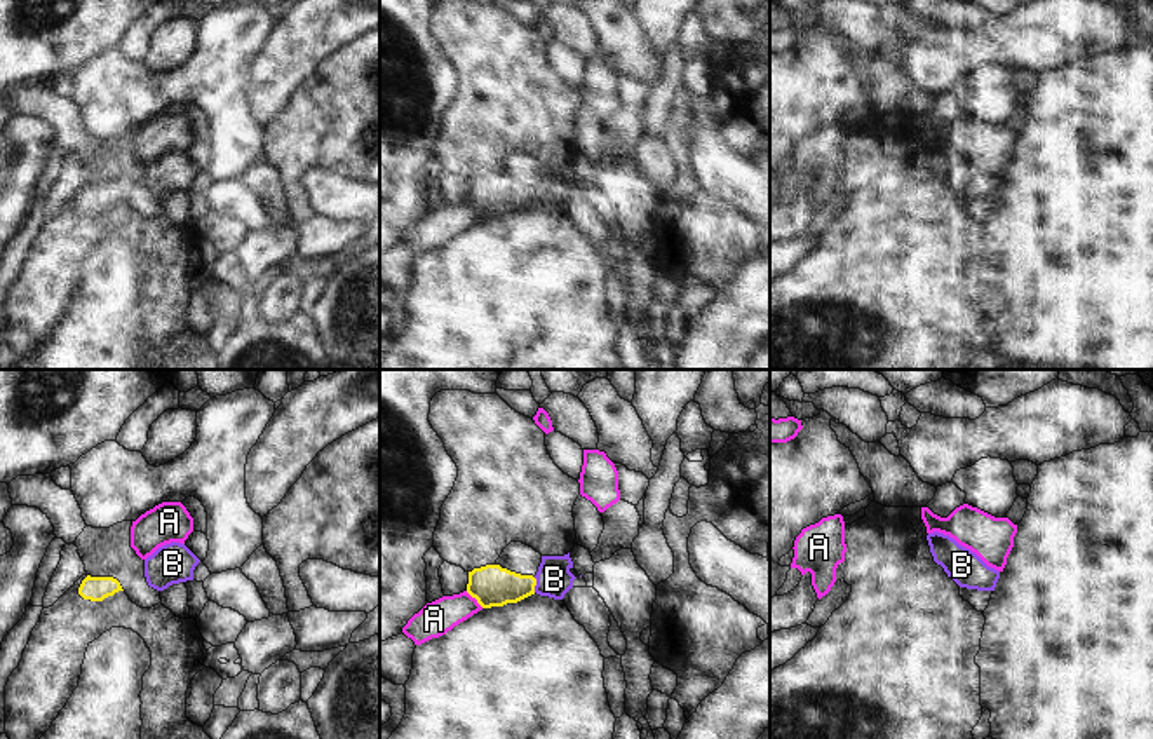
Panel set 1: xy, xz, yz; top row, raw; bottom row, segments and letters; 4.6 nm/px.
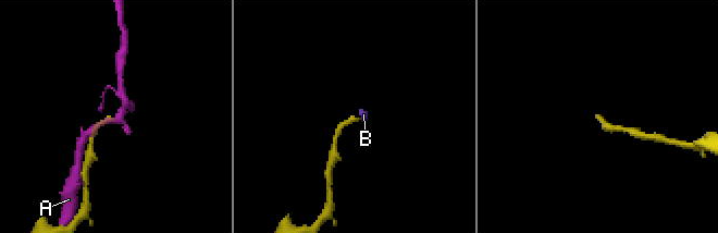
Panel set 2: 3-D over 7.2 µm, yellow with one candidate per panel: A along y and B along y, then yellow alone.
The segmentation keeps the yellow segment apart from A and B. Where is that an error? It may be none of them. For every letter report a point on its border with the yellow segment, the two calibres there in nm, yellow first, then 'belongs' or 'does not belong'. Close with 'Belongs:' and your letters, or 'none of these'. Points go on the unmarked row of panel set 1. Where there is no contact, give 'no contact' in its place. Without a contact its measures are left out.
A: meets yellow in xz at (474, 206); 190 nm thick on the yellow side, 160 nm on the other; does not belong
B: meets yellow in xz at (535, 194); 190 nm thick on the yellow side, 160 nm on the other; belongs
Belongs: B

